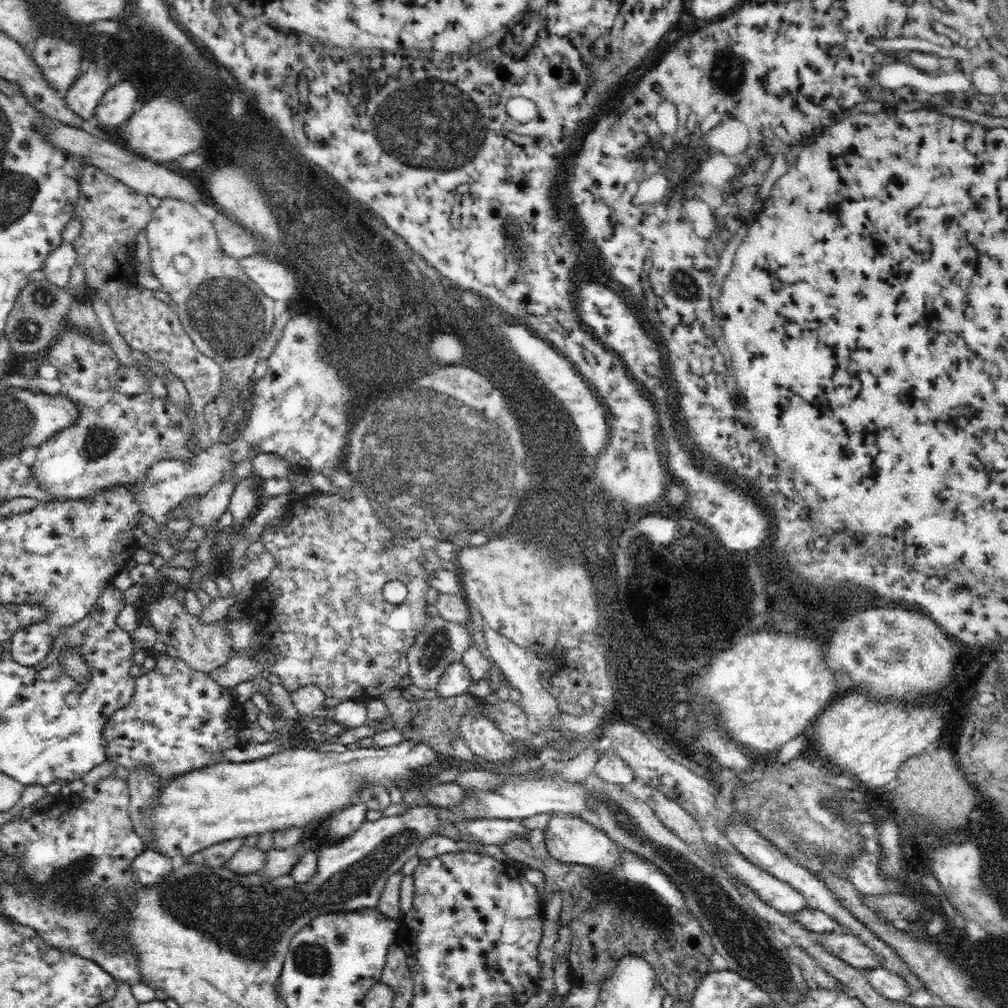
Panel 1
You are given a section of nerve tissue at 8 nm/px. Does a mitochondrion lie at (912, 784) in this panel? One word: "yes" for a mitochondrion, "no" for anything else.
no

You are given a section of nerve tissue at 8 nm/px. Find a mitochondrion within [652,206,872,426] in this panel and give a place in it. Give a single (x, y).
(683, 282)

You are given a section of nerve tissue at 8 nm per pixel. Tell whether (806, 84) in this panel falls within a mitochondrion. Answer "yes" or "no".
no

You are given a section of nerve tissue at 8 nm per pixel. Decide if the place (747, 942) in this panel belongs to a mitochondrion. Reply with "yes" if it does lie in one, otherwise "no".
yes

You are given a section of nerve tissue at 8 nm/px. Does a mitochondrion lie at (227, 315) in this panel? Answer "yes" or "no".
yes

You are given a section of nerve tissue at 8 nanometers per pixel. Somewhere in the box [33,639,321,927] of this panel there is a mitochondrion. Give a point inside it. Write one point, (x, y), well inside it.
(59, 891)

